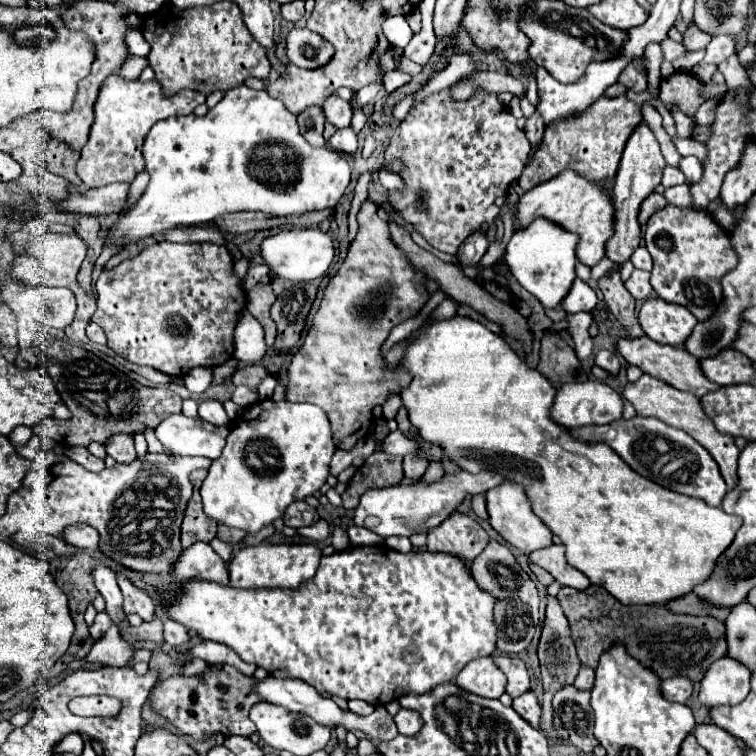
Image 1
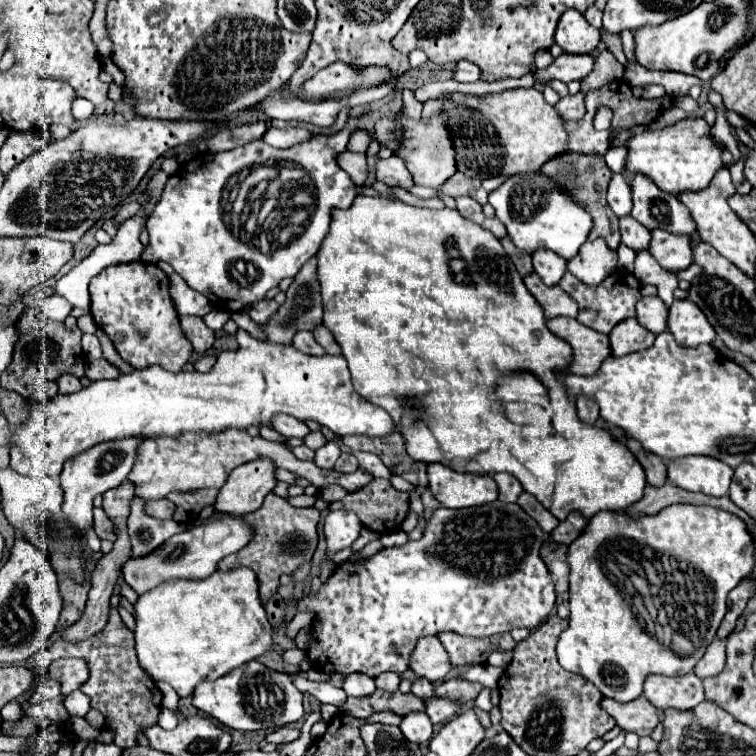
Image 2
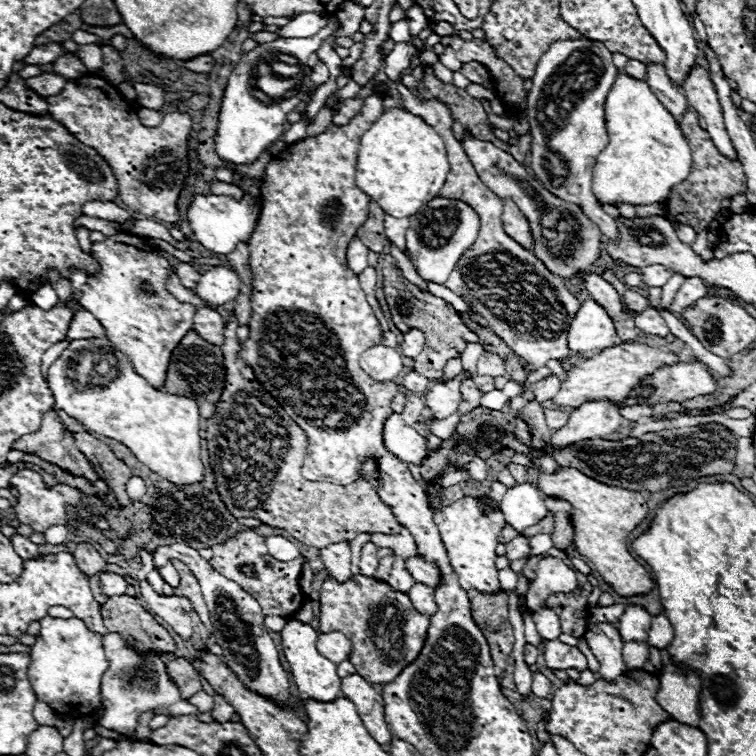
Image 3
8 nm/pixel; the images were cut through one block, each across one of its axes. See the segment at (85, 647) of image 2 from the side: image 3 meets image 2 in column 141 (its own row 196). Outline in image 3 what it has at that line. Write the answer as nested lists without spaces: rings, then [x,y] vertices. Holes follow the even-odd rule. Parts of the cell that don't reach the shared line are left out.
[[[688,110],[678,124],[680,124],[680,130],[684,132],[684,138],[688,140],[688,146],[692,148],[692,172],[688,174],[688,180],[684,180],[684,184],[678,184],[668,194],[668,200],[664,202],[666,220],[670,220],[674,226],[688,224],[696,228],[696,234],[698,234],[700,230],[708,228],[710,220],[718,214],[720,202],[724,198],[732,198],[736,194],[746,192],[746,176],[744,176],[740,160],[732,162],[726,156],[720,156],[708,132],[698,126],[698,114],[694,110]]]

